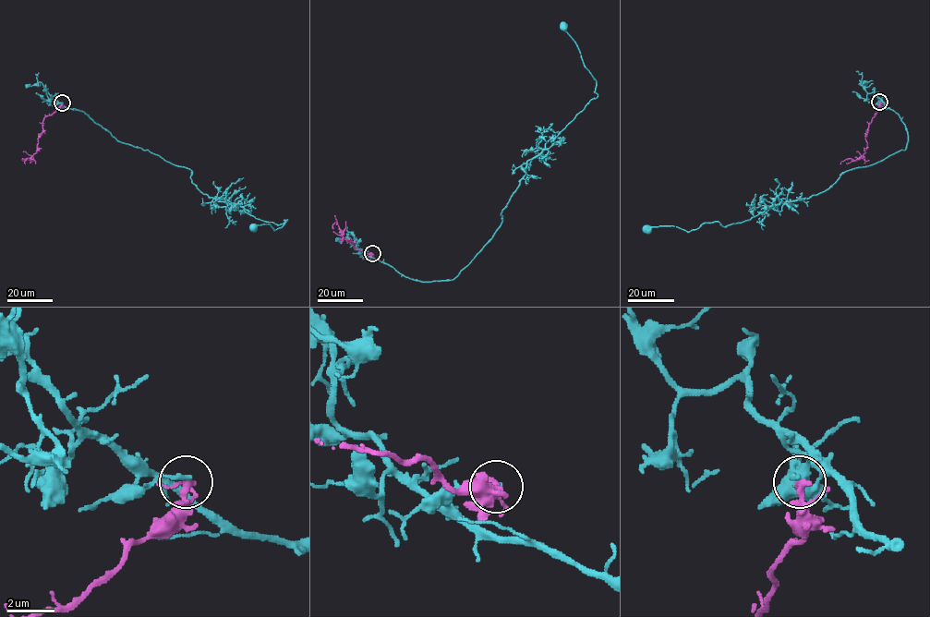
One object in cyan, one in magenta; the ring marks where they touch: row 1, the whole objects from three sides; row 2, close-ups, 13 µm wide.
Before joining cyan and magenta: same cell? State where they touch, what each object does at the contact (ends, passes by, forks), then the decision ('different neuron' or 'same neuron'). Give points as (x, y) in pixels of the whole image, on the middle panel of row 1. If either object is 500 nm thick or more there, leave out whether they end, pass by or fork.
at (372, 253); cyan ends there; magenta forks there; different neuron

